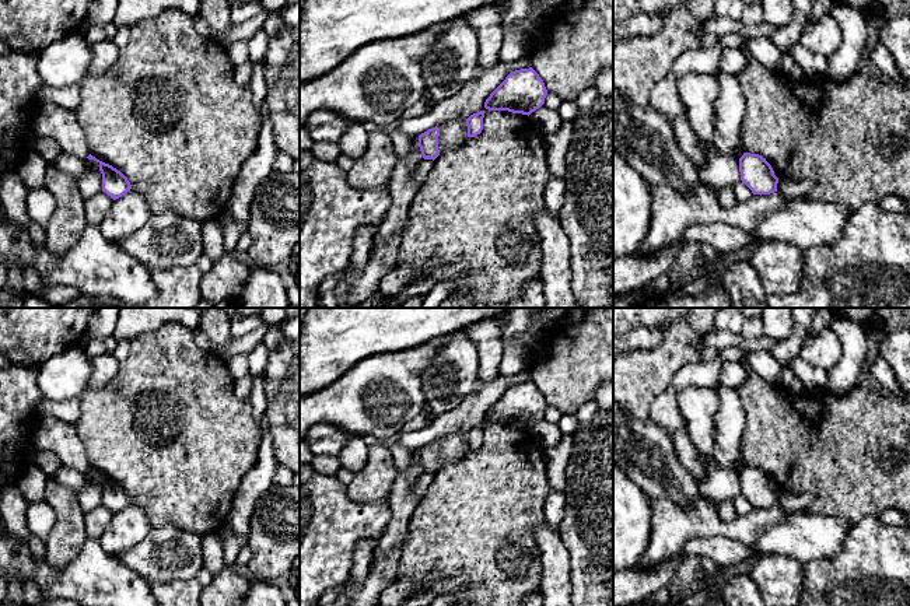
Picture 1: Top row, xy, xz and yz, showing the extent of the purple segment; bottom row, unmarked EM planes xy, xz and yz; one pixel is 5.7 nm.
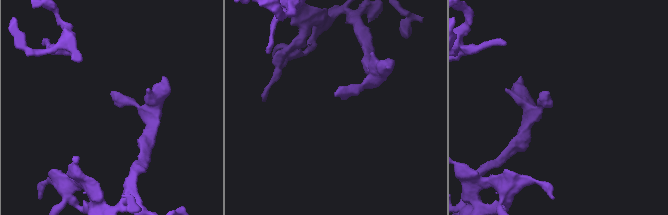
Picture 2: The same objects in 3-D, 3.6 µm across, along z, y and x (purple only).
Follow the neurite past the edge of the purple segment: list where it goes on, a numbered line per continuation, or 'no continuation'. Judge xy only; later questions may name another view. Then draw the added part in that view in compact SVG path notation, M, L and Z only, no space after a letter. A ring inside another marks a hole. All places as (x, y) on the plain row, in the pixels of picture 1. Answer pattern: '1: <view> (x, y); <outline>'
no continuation

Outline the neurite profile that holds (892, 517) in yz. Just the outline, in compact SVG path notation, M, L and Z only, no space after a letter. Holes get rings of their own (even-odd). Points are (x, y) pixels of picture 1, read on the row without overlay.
M886 508L878 516L885 525L889 526L900 526L906 523L906 514L896 508Z

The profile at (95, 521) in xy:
M105 505L84 514L84 526L90 539L98 540L113 518L113 512Z

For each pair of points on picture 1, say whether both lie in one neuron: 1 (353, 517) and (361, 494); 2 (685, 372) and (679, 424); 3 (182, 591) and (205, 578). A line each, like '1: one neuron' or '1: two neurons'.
1: two neurons
2: one neuron
3: two neurons

